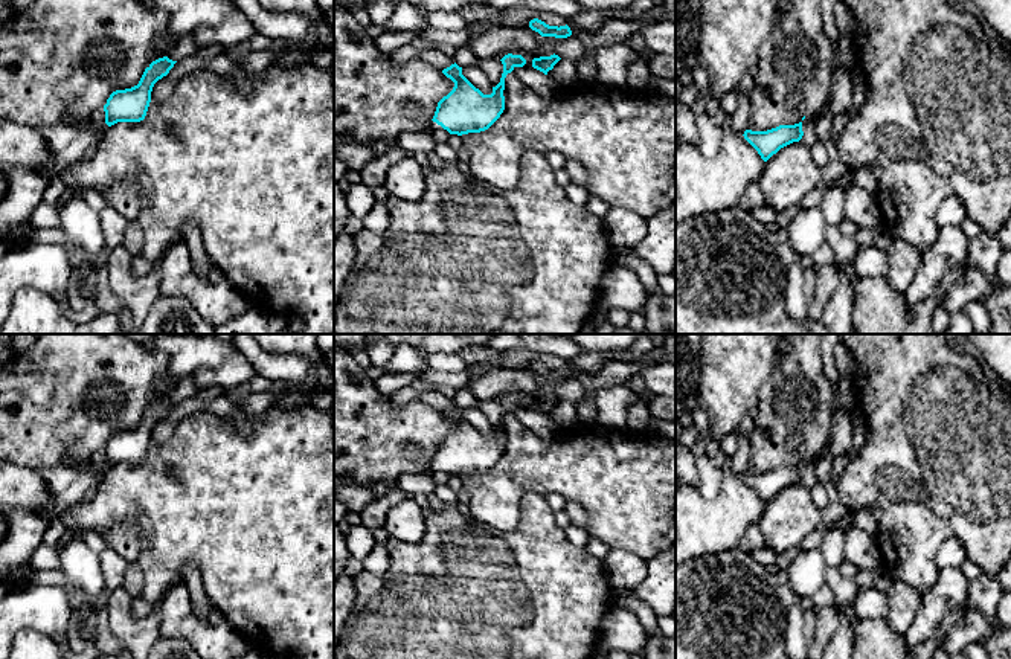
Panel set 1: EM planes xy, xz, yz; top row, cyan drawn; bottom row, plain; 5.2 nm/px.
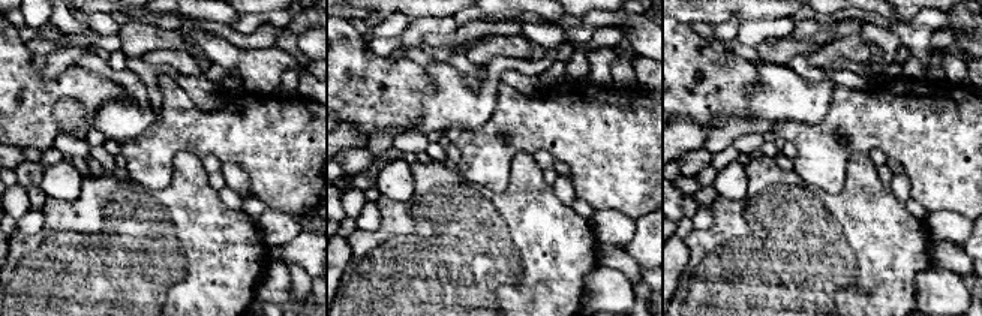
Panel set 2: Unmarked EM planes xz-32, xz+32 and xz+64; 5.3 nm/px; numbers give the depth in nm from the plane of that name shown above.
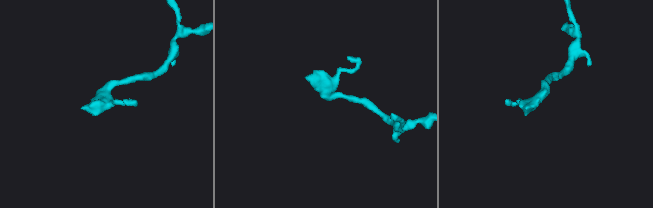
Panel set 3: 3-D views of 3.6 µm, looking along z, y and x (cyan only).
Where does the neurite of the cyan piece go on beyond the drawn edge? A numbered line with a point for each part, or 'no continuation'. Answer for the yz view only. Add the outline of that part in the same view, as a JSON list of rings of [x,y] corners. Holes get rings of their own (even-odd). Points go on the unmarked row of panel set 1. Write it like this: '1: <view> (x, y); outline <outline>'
1: yz (808, 479); outline [[[805,459],[802,462],[802,473],[804,473],[804,477],[802,477],[801,482],[807,488],[811,490],[817,484],[816,470],[814,470],[814,461],[813,459]]]

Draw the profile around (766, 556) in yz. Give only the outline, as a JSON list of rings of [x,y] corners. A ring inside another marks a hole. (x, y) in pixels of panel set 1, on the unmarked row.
[[[764,546],[761,549],[755,549],[750,552],[756,561],[764,564],[765,567],[776,564],[778,561],[778,554],[770,549],[769,546]]]

